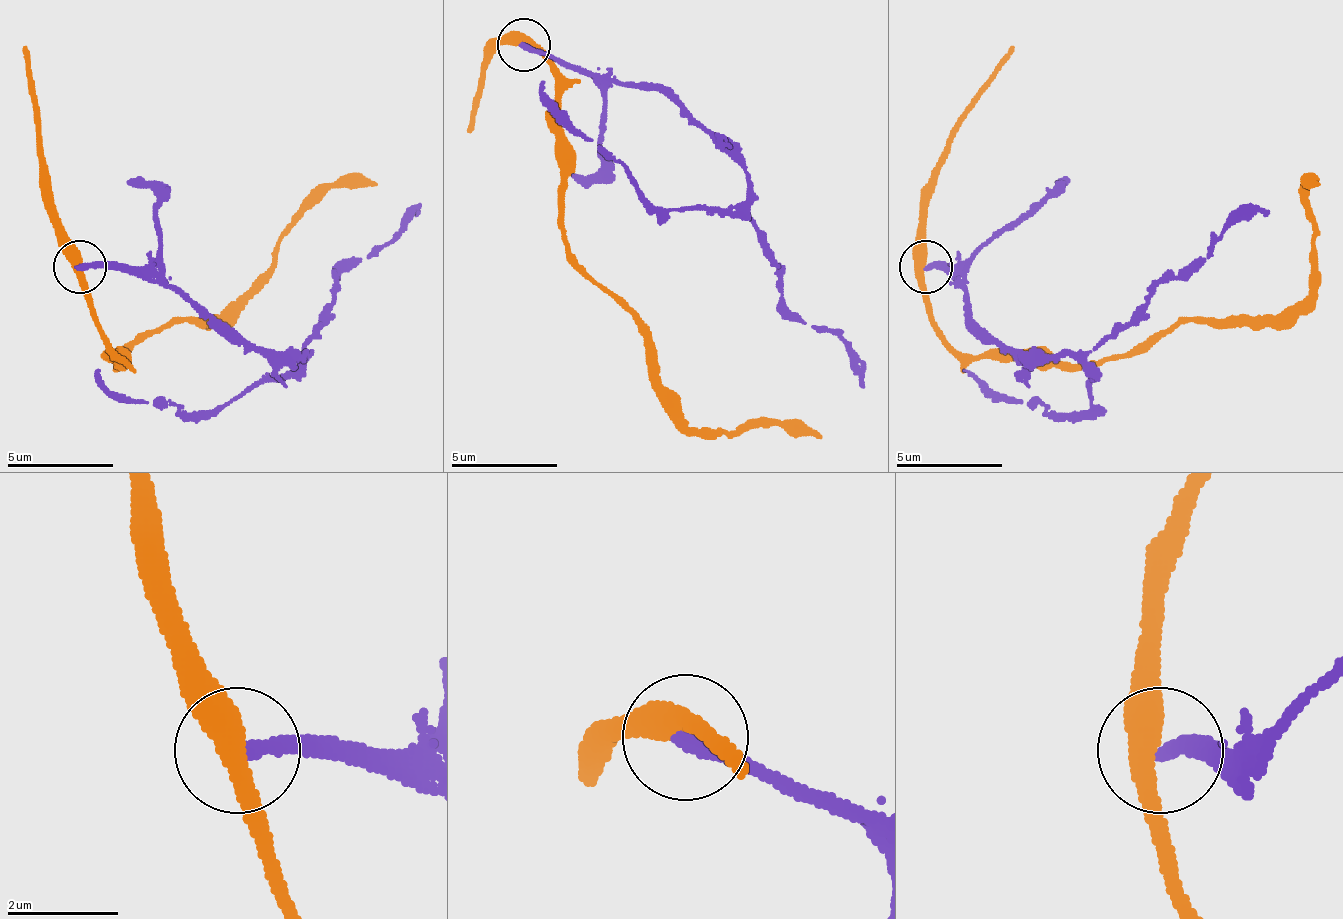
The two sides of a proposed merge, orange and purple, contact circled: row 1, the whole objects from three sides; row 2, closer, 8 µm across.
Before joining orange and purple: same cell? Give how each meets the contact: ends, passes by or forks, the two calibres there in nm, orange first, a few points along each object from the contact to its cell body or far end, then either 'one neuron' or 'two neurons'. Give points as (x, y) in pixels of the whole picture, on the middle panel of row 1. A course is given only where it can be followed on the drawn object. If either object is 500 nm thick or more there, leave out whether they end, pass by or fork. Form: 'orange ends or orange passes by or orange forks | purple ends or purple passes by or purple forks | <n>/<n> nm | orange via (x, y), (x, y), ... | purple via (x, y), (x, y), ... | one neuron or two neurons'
orange passes by | purple ends | 440/280 nm | orange via (522, 46), (538, 51), (560, 93), (565, 248), (634, 317), (661, 402), (687, 429), (778, 423), (820, 439) | purple via (522, 46), (661, 88), (746, 173), (746, 200), (709, 211), (655, 205), (565, 115), (538, 83) | two neurons

